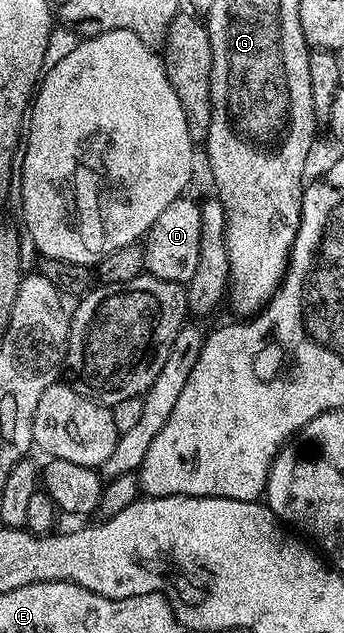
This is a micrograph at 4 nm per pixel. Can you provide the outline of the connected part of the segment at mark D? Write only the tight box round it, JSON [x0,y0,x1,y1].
[142,195,202,285]

